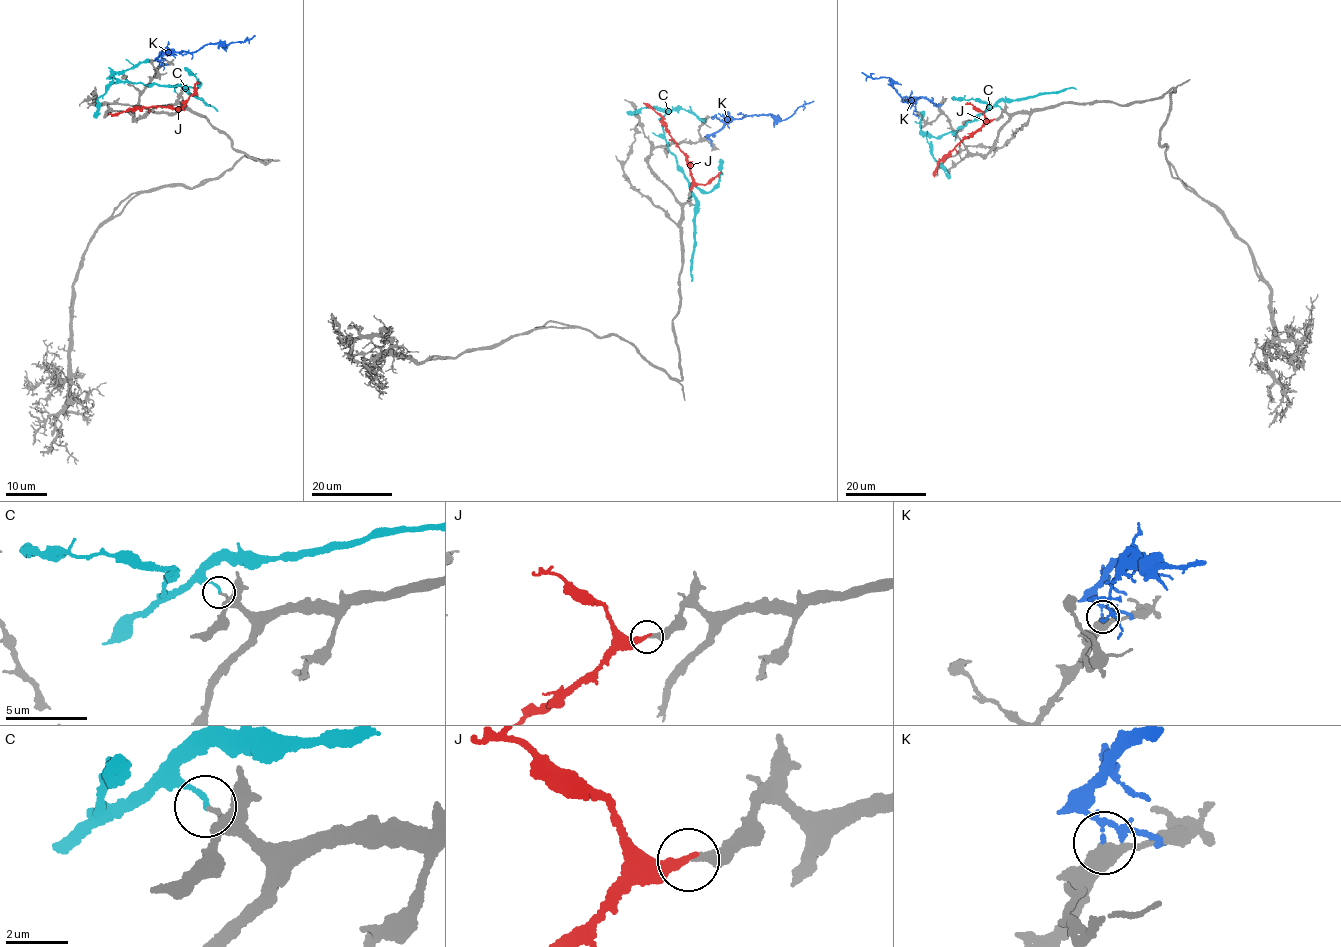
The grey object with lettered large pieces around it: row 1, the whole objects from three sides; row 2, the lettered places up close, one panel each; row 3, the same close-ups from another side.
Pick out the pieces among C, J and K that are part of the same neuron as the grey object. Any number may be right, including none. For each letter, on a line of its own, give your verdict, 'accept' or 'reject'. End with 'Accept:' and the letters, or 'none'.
C: reject
J: accept
K: reject
Accept: J

